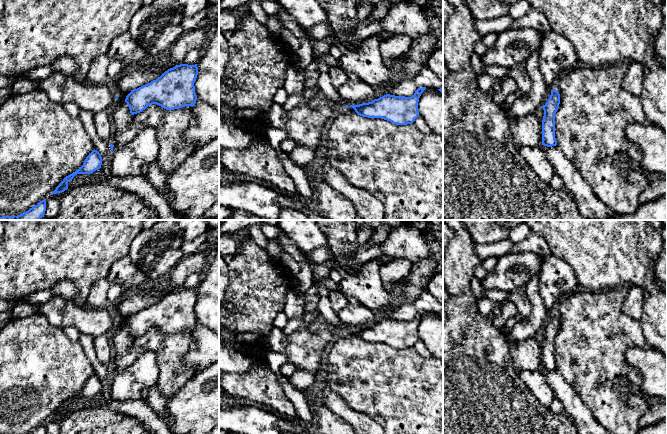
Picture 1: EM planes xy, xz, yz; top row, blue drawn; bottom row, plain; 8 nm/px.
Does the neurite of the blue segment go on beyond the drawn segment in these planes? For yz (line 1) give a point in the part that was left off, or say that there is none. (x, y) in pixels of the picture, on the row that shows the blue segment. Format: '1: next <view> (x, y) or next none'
1: next none

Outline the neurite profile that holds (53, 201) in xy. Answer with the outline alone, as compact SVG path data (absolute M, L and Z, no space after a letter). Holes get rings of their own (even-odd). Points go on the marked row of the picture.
M56 193L46 198L46 211L44 217L47 220L50 220L58 215L60 210L59 205L61 200L61 194L62 193Z

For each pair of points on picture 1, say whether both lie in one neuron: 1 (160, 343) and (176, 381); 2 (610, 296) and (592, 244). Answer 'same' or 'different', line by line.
1: same
2: different

